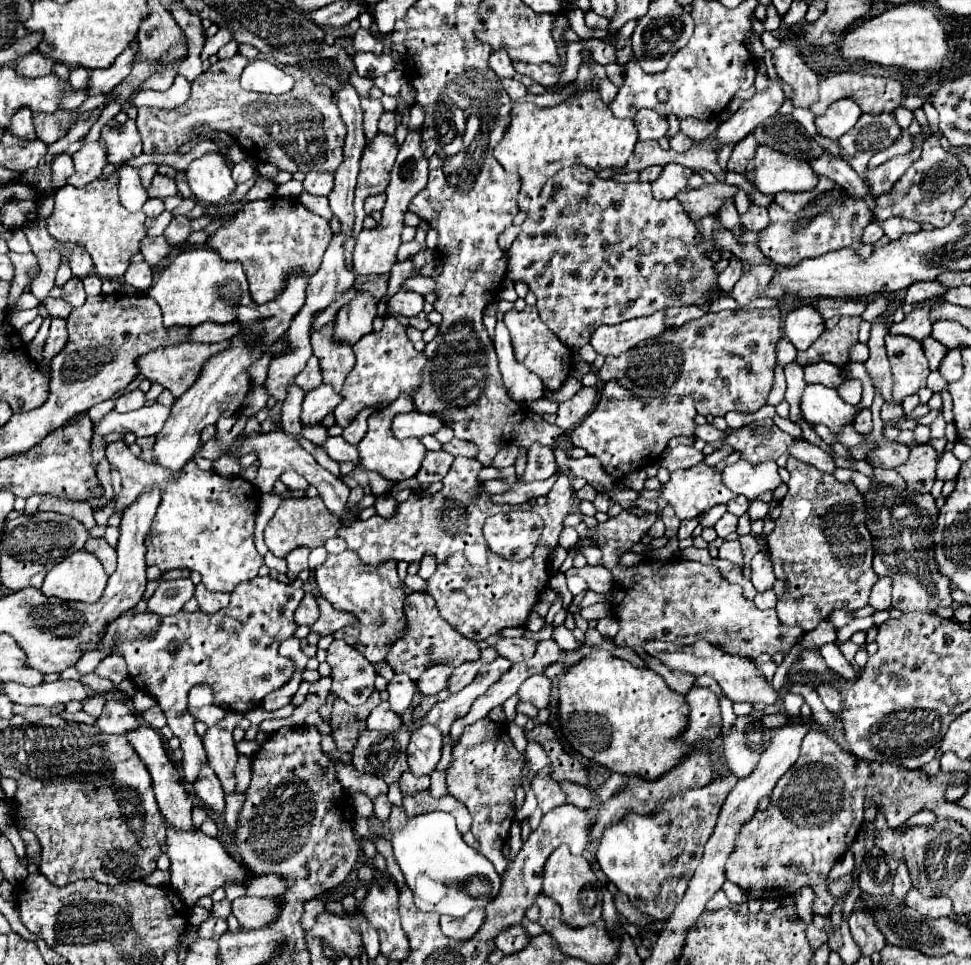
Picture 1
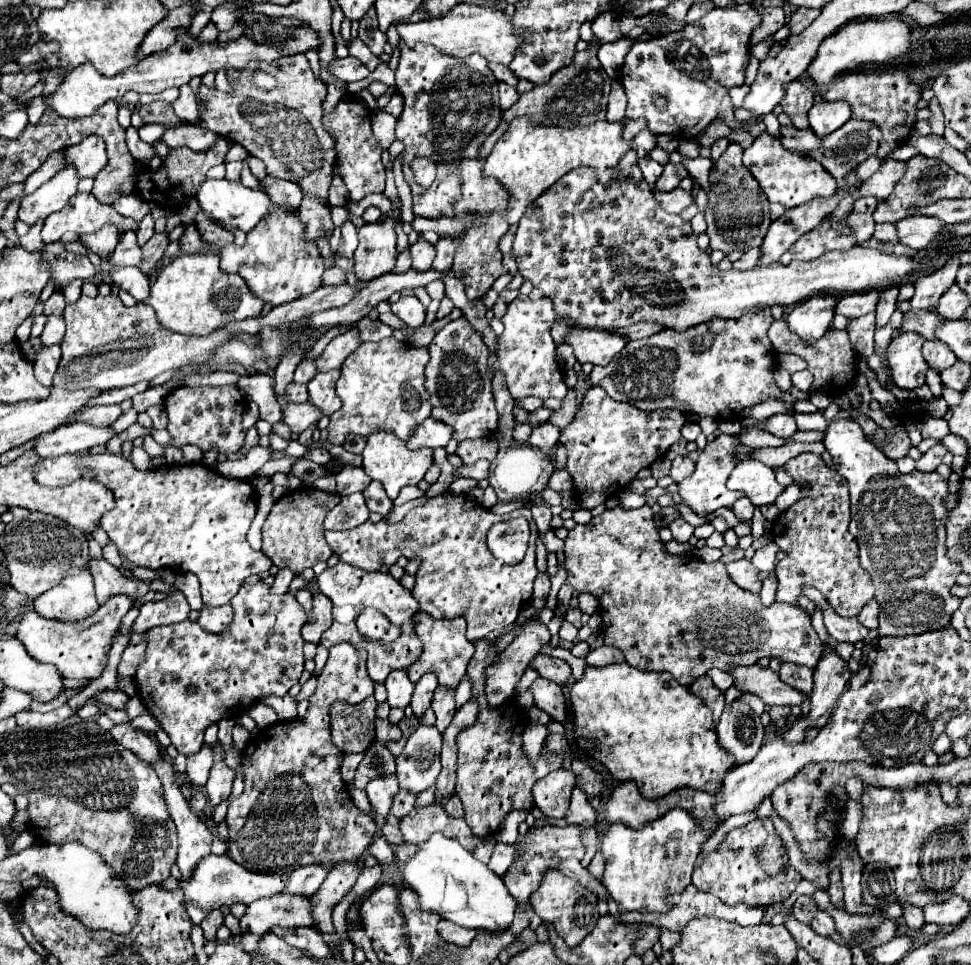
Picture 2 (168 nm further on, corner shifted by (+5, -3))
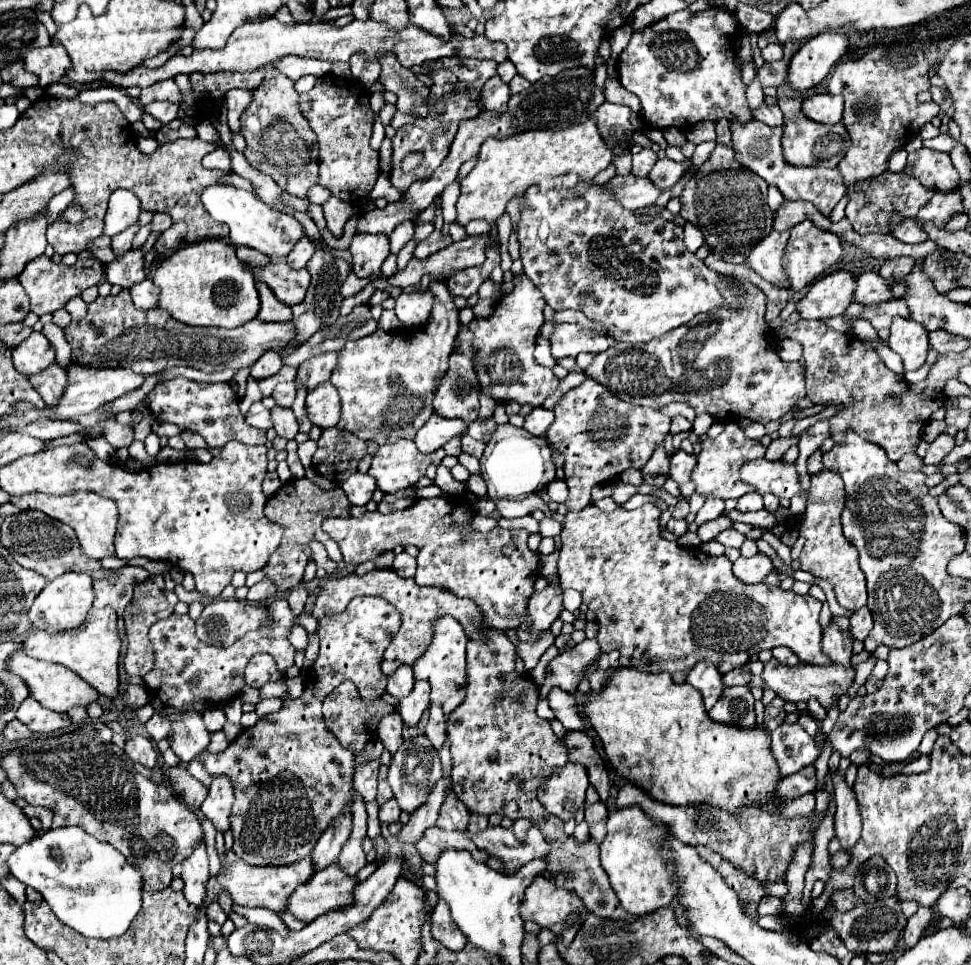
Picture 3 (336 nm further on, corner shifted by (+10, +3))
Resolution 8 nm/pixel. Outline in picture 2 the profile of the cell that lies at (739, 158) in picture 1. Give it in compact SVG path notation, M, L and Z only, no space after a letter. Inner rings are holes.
M730 143L720 159L714 161L714 167L710 171L710 191L704 217L708 223L706 233L710 237L710 247L720 249L726 255L732 251L760 247L766 229L772 223L768 199L762 193L758 181L754 181L752 173L742 165L742 147L736 143Z

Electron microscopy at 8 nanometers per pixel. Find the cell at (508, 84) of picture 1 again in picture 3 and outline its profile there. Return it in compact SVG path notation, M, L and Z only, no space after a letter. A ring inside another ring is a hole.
M499 75L491 77L491 79L485 83L483 91L481 91L483 105L485 105L485 109L489 109L489 111L505 111L509 97L511 97L509 85L507 85L507 83L501 83L501 77L499 77Z

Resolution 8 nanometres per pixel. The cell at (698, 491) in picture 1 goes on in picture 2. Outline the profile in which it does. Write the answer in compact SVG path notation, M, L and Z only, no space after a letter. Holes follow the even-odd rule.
M718 435L712 443L706 445L706 449L700 453L698 461L696 461L696 471L686 477L686 481L682 481L678 487L678 493L682 495L684 503L688 507L692 507L698 515L706 515L710 511L716 511L720 507L732 507L740 497L744 497L742 491L730 491L726 489L726 481L732 473L732 469L738 465L736 459L736 447L738 447L738 437L730 437L730 435Z

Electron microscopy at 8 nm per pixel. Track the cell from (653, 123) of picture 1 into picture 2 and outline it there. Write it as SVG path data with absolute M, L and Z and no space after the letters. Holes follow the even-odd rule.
M622 119L620 121L622 123L622 127L624 127L624 131L622 131L622 137L626 139L626 141L632 141L642 129L646 129L646 121L642 121L642 119Z

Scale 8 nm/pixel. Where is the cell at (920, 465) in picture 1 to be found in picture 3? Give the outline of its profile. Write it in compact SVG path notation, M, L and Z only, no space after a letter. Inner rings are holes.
M939 435L927 449L927 455L923 459L923 463L927 465L939 465L941 459L955 447L955 439L951 435Z

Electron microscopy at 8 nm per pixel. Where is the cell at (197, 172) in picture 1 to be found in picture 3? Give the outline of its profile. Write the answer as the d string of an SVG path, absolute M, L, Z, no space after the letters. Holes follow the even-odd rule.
M235 185L205 187L205 191L201 193L201 203L217 223L225 223L231 229L231 243L253 247L265 255L287 255L295 241L303 235L303 227L295 217L275 211L265 201L261 201L253 191L245 191Z

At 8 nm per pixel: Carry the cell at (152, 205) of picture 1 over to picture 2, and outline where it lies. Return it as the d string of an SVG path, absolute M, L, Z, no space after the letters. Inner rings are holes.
M146 215L146 217L142 219L138 231L136 231L138 245L144 245L152 235L154 235L154 219L152 219L152 215Z

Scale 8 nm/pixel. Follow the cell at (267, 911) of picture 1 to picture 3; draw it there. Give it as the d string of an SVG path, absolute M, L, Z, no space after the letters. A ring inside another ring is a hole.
M331 863L323 871L317 871L307 883L299 885L279 913L291 913L295 919L311 923L327 911L349 905L355 885L355 877L345 875L337 863Z

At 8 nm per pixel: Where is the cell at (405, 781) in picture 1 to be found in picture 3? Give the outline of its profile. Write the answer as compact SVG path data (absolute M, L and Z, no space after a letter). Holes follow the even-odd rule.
M389 799L385 805L381 805L379 819L385 823L393 823L393 821L399 821L399 813L401 813L401 809L397 807L397 801Z

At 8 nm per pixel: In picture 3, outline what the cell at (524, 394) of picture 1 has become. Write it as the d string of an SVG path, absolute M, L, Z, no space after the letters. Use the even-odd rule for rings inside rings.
M479 299L477 305L473 307L473 313L475 317L489 317L493 313L493 307L495 307L495 301L493 299Z

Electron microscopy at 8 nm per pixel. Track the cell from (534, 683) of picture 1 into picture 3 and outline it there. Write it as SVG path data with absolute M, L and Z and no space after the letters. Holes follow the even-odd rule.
M553 687L547 695L549 707L553 709L555 717L563 723L563 727L567 731L583 731L583 719L577 715L577 705L575 705L575 697L567 691L561 691L559 687Z

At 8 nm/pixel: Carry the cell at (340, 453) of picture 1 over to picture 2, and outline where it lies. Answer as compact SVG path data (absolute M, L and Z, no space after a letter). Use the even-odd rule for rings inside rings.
M344 465L342 471L336 475L336 493L340 497L352 495L352 493L362 493L368 485L370 485L370 477L366 477L362 467Z

